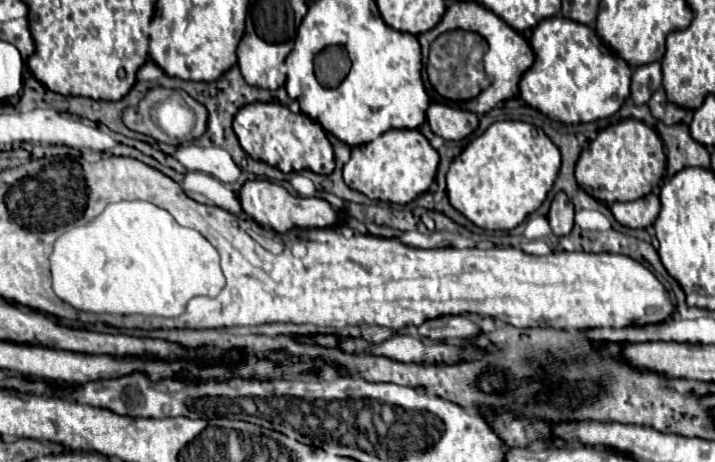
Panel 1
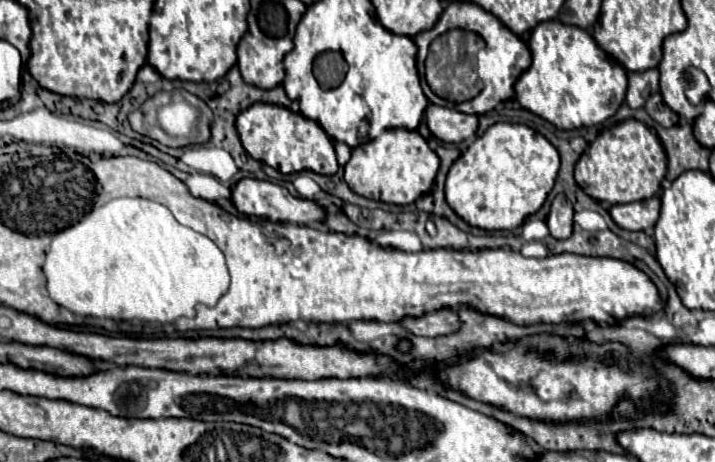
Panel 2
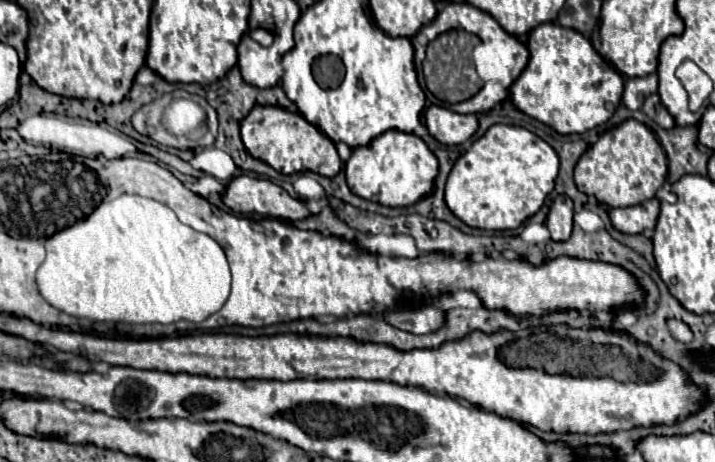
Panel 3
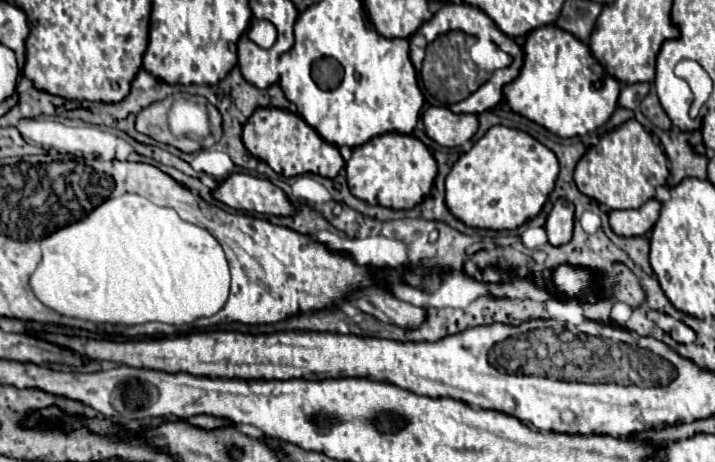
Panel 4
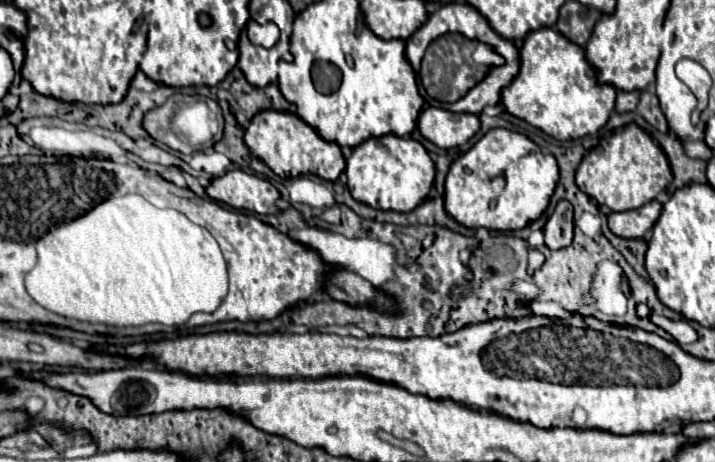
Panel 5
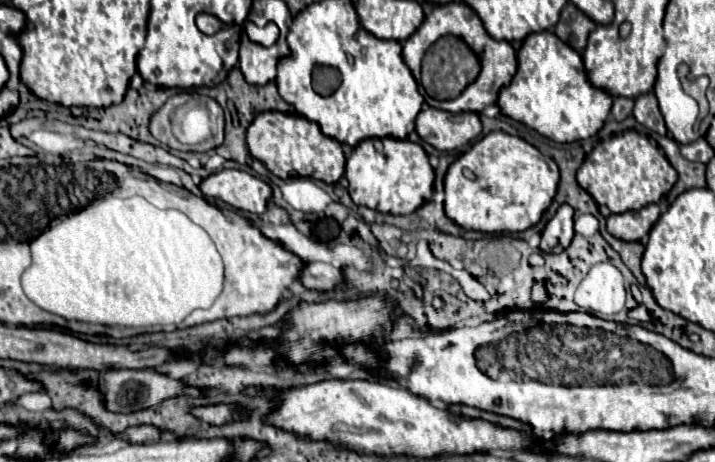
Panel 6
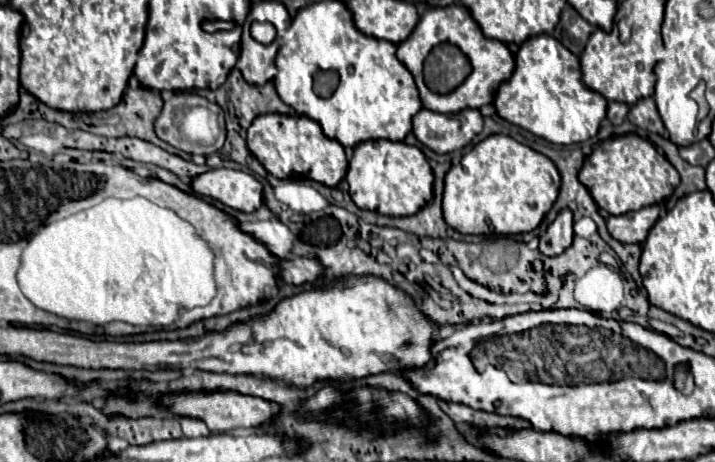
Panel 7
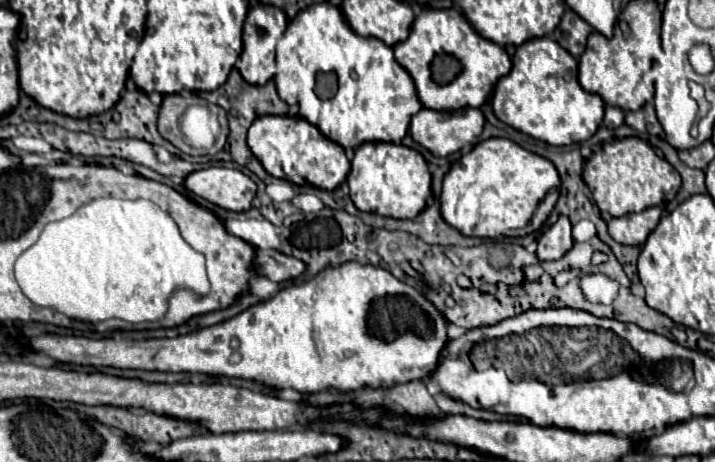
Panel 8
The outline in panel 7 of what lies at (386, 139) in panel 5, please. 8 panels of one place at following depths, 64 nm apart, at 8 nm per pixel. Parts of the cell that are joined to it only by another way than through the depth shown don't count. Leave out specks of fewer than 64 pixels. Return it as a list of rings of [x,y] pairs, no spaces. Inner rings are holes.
[[[366,140],[358,144],[348,164],[346,180],[350,184],[350,196],[358,208],[374,210],[386,216],[412,216],[434,196],[434,174],[428,160],[420,148],[404,142]]]

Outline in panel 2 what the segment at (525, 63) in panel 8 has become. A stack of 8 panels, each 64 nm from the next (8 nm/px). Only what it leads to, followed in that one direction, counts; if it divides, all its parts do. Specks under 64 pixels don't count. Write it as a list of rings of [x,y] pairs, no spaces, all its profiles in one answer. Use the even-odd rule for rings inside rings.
[[[546,20],[532,30],[528,46],[532,50],[532,64],[514,86],[516,98],[526,110],[546,118],[562,130],[574,130],[608,120],[624,102],[628,80],[626,68],[622,68],[622,64],[618,64],[610,54],[606,54],[584,28],[574,28],[570,24],[562,24],[560,20]]]

